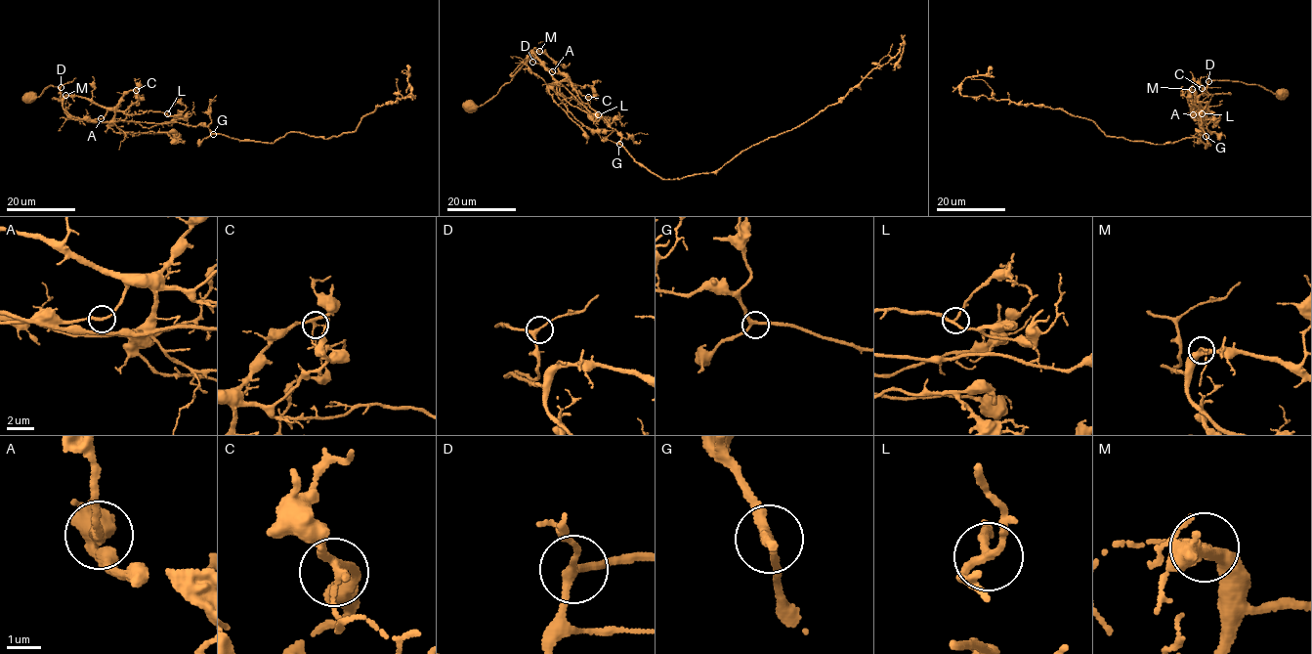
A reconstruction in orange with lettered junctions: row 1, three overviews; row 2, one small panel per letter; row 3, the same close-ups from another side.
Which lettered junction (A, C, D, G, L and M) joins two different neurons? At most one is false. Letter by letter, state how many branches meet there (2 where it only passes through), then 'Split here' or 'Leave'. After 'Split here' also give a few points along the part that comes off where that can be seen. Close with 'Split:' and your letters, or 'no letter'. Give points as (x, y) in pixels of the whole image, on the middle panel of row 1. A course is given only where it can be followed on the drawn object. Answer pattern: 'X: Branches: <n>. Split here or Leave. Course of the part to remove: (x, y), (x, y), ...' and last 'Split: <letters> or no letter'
A: Branches: 2. Leave
C: Branches: 3. Leave
D: Branches: 3. Leave
G: Branches: 3. Leave
L: Branches: 3. Leave
M: Branches: 3. Leave
Split: no letter

